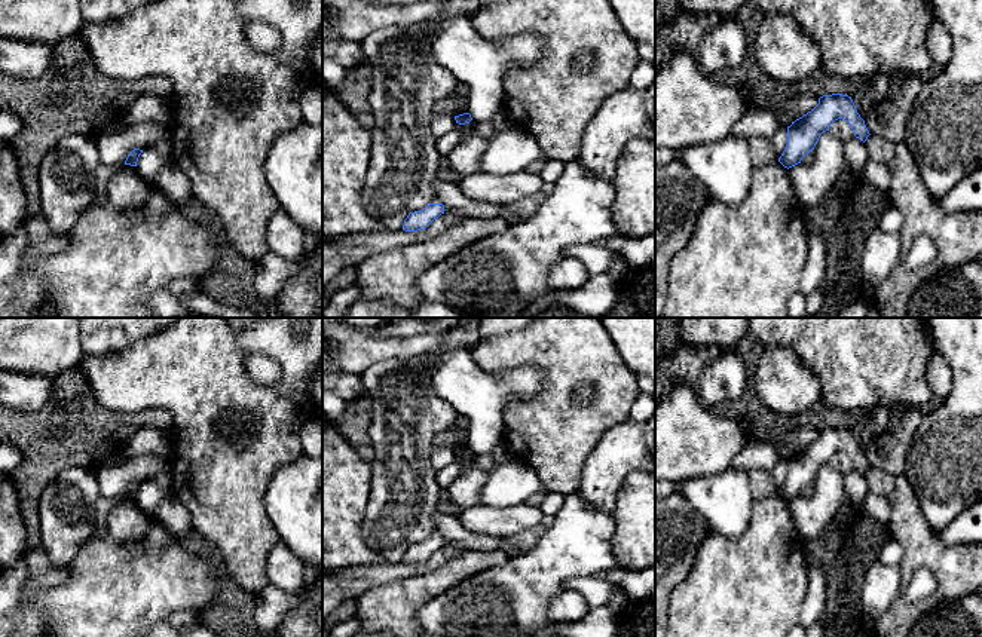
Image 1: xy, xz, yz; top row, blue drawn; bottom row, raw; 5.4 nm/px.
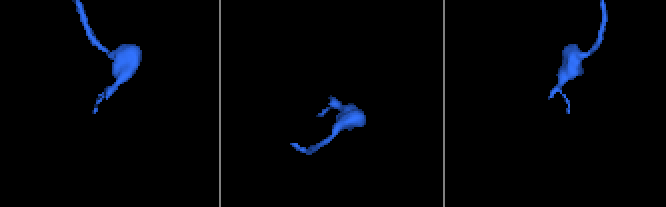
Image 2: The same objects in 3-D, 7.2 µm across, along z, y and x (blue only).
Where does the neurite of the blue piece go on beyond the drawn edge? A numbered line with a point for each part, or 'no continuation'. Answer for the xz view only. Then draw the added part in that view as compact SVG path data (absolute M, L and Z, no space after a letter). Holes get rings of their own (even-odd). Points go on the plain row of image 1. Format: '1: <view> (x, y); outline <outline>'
no continuation

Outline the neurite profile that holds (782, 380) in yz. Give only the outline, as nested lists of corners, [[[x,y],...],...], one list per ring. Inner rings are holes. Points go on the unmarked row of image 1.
[[[781,344],[764,347],[755,371],[755,391],[777,413],[805,413],[822,401],[816,373],[790,347]]]

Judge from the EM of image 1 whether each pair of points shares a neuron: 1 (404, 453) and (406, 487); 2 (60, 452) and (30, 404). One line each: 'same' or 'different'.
1: same
2: different

